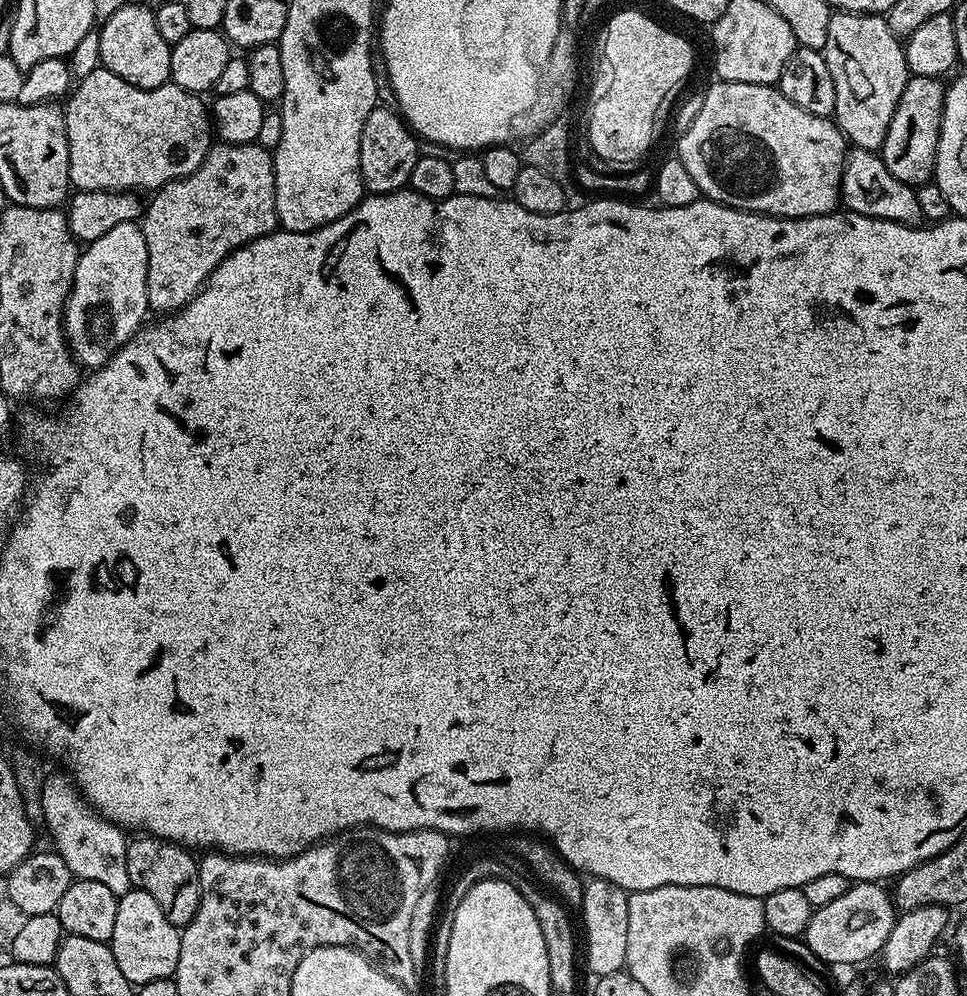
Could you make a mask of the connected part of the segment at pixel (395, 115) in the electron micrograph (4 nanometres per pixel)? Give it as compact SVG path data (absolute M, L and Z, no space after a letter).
M377 106L366 118L360 139L360 173L369 193L399 192L408 184L418 155L418 140L399 111Z

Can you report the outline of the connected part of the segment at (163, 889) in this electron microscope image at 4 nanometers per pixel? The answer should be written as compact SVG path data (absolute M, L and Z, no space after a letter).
M140 834L137 837L137 840L132 838L127 841L126 863L131 887L150 894L150 898L162 906L162 914L170 918L174 927L182 930L194 918L194 914L198 914L198 902L202 898L197 857L189 849L171 844L168 840L159 840L157 836Z

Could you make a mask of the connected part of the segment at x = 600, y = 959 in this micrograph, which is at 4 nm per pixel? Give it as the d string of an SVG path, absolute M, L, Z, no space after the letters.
M592 878L585 883L578 916L584 919L582 956L588 959L588 968L593 972L593 977L609 976L626 965L626 933L630 931L628 897L629 893L614 886L614 882Z

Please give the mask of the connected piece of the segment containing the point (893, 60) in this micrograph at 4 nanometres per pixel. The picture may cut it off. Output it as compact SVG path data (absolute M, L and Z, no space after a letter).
M837 11L830 18L826 46L822 51L826 58L826 66L830 66L830 74L834 78L836 91L834 123L836 127L844 133L845 141L852 148L879 153L880 148L886 142L886 130L890 130L890 118L894 118L894 110L898 110L898 98L902 98L902 90L908 85L910 79L901 37L893 34L883 15L870 12Z

